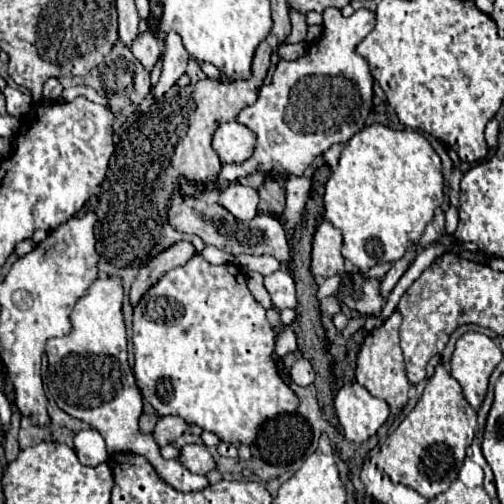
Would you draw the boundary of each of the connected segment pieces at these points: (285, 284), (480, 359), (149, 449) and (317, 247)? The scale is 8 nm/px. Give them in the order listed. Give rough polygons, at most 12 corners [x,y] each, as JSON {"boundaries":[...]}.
{"boundaries":[[[277,270],[264,276],[273,308],[267,318],[279,324],[277,310],[295,308],[295,284],[291,274]],[[465,332],[451,376],[479,410],[501,350],[485,334]],[[119,276],[75,304],[47,342],[47,388],[109,454],[147,456],[175,490],[207,476],[165,460],[137,422]],[[321,222],[313,236],[313,276],[345,272],[343,236]]]}

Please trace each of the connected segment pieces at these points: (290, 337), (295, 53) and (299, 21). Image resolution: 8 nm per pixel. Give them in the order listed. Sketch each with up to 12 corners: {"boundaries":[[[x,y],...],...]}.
{"boundaries":[[[291,330],[279,334],[277,354],[285,356],[297,350]],[[279,44],[275,54],[281,60],[299,60],[303,44]],[[291,10],[293,32],[287,42],[305,42],[305,16]]]}

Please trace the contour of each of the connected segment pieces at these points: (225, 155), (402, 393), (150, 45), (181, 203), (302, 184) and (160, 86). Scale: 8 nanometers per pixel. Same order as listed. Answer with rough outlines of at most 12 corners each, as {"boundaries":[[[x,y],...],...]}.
{"boundaries":[[[239,122],[221,124],[213,150],[223,164],[253,156],[255,134]],[[395,312],[365,338],[355,378],[403,406],[409,382]],[[149,30],[139,32],[131,52],[147,70],[161,56]],[[173,198],[167,220],[177,232],[229,254],[271,254],[291,247],[275,216],[235,220],[207,198]],[[287,178],[283,220],[301,222],[309,198],[309,178]],[[179,36],[165,40],[163,72],[153,98],[161,98],[185,74],[189,54]]]}

